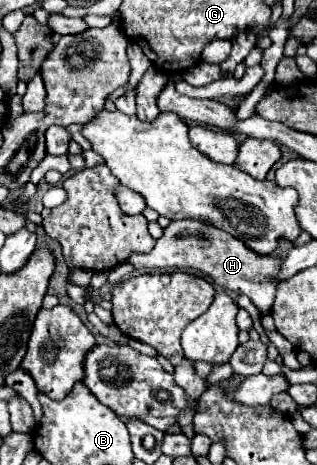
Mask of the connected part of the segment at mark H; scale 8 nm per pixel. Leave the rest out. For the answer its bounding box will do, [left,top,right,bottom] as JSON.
[129,221,281,313]

